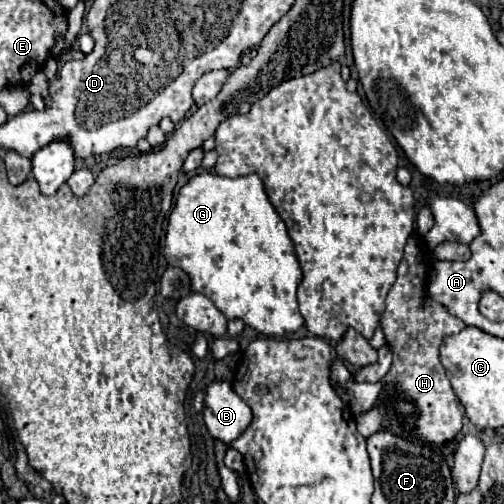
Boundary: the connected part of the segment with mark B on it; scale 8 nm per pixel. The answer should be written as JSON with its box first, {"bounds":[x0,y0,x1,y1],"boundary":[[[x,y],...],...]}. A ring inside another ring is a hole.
{"bounds":[204,382,252,442],"boundary":[[[212,382],[206,388],[204,422],[212,438],[234,442],[252,422],[252,410],[236,396],[230,382]]]}

